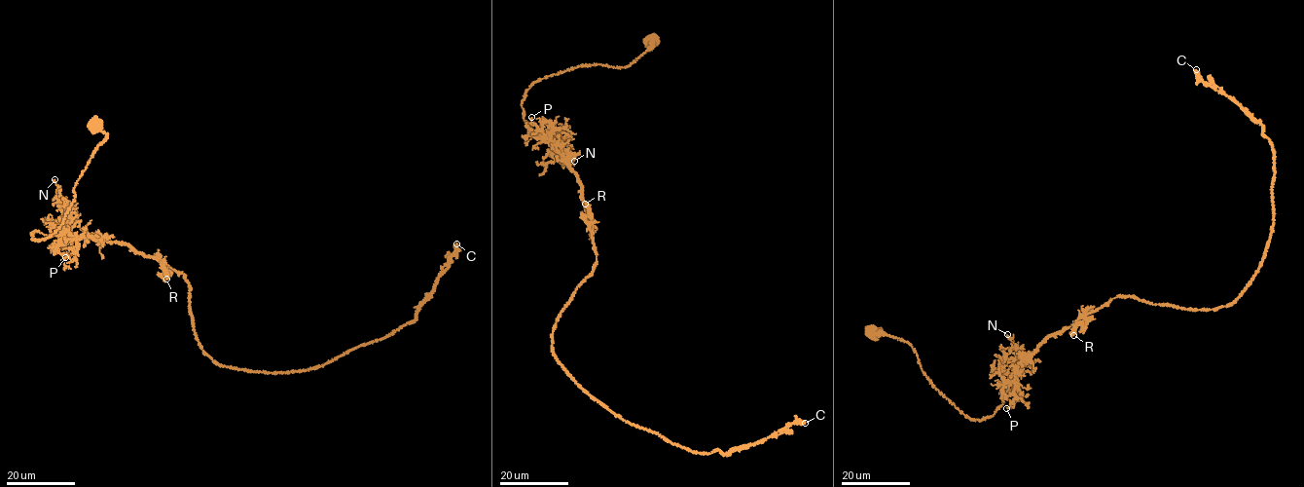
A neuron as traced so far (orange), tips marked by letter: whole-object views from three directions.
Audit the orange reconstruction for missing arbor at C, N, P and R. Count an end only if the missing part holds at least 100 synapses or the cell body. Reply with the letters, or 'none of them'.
none of them

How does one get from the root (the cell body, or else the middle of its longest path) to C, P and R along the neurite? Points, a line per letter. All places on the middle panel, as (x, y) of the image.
C: (652, 38), (525, 93), (597, 255), (554, 356), (695, 452), (805, 423)
P: (652, 38), (649, 49), (625, 66), (581, 65), (531, 84), (525, 94), (524, 118), (550, 142), (531, 117)
R: (652, 38), (625, 66), (581, 65), (538, 80), (525, 93), (524, 118), (576, 175), (585, 204)

